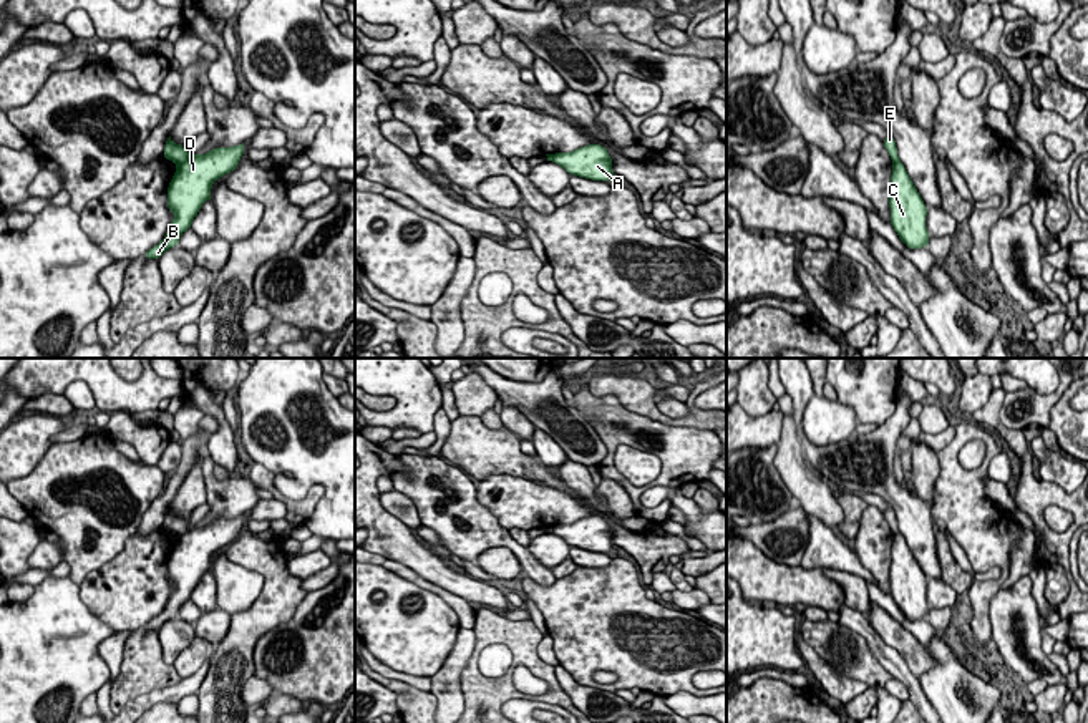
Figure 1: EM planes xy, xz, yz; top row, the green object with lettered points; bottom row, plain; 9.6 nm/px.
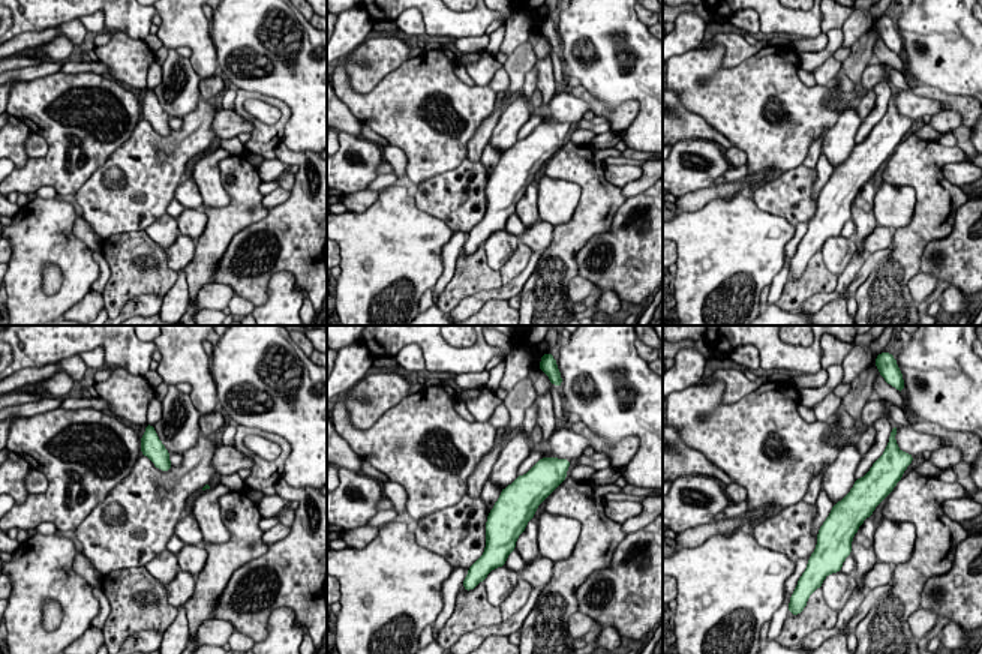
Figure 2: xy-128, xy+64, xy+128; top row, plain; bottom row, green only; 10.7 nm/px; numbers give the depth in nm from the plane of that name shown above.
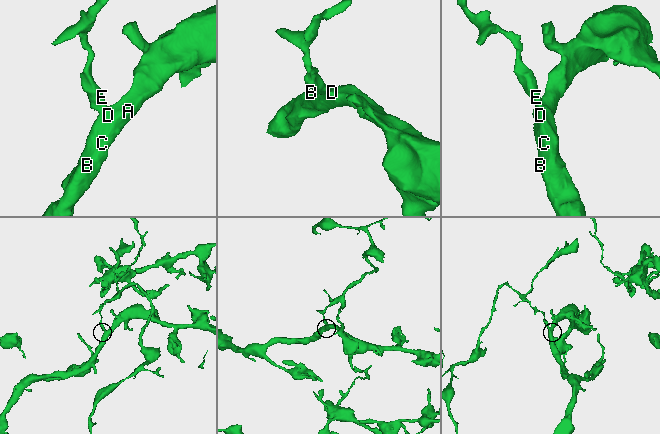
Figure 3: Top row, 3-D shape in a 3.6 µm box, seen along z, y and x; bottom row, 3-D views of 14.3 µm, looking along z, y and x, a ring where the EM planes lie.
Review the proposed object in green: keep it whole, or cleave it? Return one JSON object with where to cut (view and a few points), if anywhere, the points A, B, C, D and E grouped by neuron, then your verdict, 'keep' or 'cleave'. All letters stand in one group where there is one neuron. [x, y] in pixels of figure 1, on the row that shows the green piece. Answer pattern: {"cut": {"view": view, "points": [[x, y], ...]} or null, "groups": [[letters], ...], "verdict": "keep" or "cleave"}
{"cut": {"view": "xy", "points": [[189, 156], [178, 168]]}, "groups": [["A", "B", "C", "D"], ["E"]], "verdict": "cleave"}

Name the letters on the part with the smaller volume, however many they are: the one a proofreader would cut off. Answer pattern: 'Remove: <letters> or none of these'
Remove: E

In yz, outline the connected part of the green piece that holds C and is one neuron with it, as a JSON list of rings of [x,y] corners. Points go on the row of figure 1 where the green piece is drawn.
[[[901,161],[892,164],[889,207],[891,224],[907,249],[927,247],[927,206]]]

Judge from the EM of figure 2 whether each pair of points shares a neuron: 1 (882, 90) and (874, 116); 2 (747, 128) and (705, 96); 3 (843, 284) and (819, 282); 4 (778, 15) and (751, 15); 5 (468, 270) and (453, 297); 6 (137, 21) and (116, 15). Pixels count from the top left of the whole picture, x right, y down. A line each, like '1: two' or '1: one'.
1: one
2: one
3: two
4: two
5: one
6: one

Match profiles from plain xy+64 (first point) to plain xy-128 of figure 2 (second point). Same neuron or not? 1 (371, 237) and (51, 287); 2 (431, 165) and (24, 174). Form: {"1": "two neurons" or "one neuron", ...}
{"1": "two neurons", "2": "one neuron"}

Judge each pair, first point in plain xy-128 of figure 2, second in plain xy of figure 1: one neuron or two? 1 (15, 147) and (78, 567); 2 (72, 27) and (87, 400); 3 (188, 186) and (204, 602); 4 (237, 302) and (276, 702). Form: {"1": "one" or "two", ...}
{"1": "two", "2": "two", "3": "one", "4": "one"}

